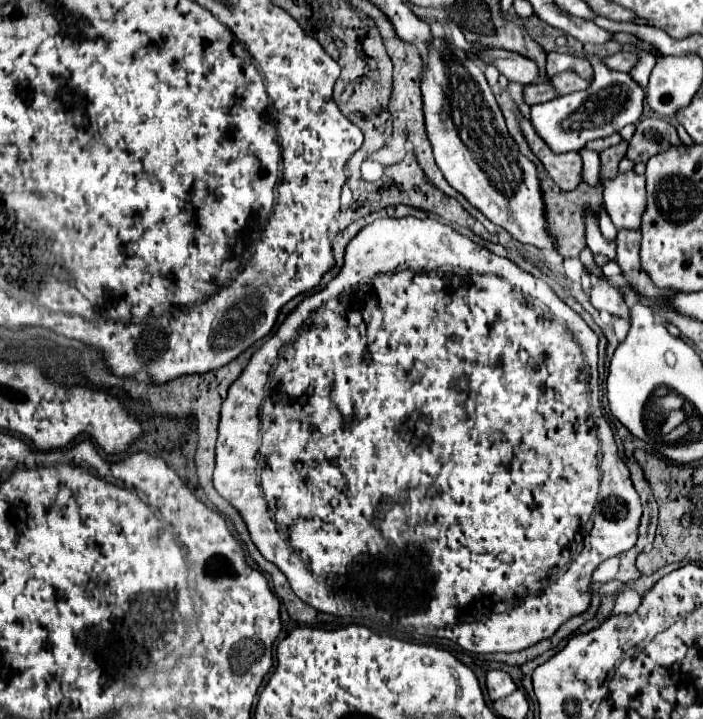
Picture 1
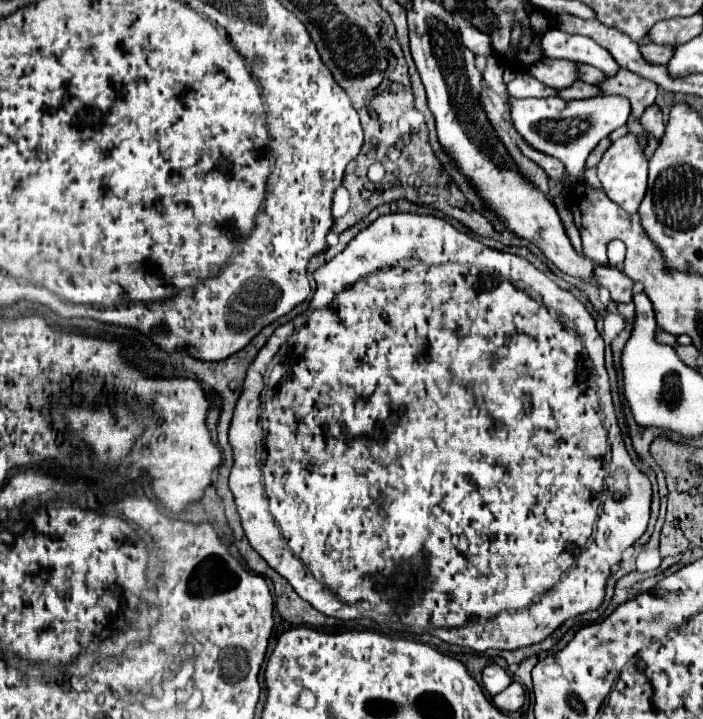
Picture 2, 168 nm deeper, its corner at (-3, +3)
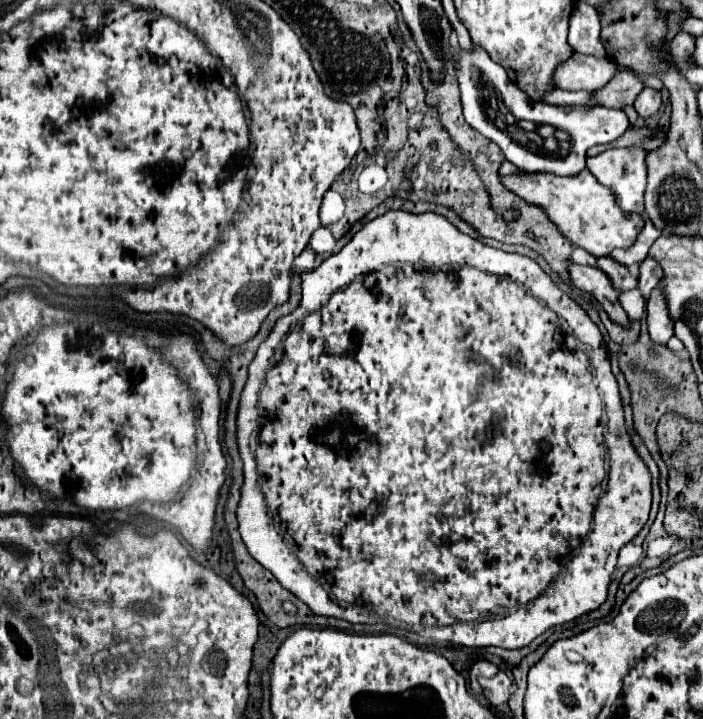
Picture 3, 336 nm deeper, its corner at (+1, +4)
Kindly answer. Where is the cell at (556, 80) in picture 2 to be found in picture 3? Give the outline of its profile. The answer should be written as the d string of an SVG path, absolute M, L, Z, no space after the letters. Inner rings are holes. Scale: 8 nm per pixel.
M574 53L554 71L554 85L568 91L596 91L616 75L612 59L596 59L592 55Z

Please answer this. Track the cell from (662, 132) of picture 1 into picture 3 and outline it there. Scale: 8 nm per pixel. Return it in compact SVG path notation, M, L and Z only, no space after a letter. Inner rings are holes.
M646 87L646 89L636 97L636 101L634 101L634 109L638 111L638 115L640 115L642 119L652 117L652 115L660 109L660 105L662 105L662 95L660 95L660 91L648 89L648 87Z

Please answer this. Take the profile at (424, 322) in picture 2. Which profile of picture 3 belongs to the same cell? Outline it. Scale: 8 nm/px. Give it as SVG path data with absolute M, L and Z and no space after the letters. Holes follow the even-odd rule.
M386 211L386 213L384 213L384 215L380 215L380 217L376 217L376 219L374 219L374 221L370 221L370 223L366 223L366 225L364 225L364 227L362 227L362 229L360 229L360 231L358 231L358 233L356 233L356 235L354 235L354 237L352 237L352 241L350 241L350 243L348 243L348 245L346 245L346 247L344 247L344 249L342 249L342 251L340 251L340 253L334 253L334 255L330 255L330 257L328 257L328 259L326 259L326 261L324 261L324 263L322 263L322 265L320 265L320 267L316 267L316 269L312 269L312 271L306 271L306 273L302 273L302 303L300 303L300 307L298 307L298 309L296 309L296 311L294 311L294 313L290 313L290 315L288 315L288 317L284 317L284 319L280 319L280 321L278 321L278 323L276 323L276 325L274 325L274 329L272 329L272 331L270 331L270 335L268 335L268 339L266 339L266 341L264 341L264 343L262 343L262 345L260 345L260 347L258 347L258 353L256 353L256 357L254 357L254 359L252 359L252 363L250 363L250 365L249 365L249 367L248 367L248 381L246 381L246 385L244 385L244 391L242 391L242 395L240 395L240 407L238 407L238 419L236 419L236 441L238 441L238 451L240 451L240 457L242 457L242 463L244 463L244 483L242 483L242 487L240 487L240 505L238 505L238 511L236 511L236 517L238 517L238 531L240 531L240 535L242 535L242 541L244 541L244 543L246 543L246 547L248 547L248 551L250 551L250 555L252 555L252 557L254 557L254 559L256 559L256 561L258 561L258 563L260 563L260 565L262 565L262 567L266 567L266 569L268 569L268 571L270 571L270 573L272 573L272 575L274 575L274 577L276 577L276 579L278 579L278 581L280 581L280 585L282 585L282 587L284 587L284 589L288 589L288 591L290 591L290 593L294 593L294 595L296 595L296 597L298 597L298 599L302 599L302 601L304 601L304 603L306 603L306 605L308 605L308 607L310 607L310 609L312 609L312 611L314 611L314 613L316 613L316 615L324 615L324 617L336 617L336 619L344 619L344 621L350 621L350 623L363 623L363 624L375 624L375 623L378 623L378 622L384 622L384 623L387 623L387 624L393 624L393 623L394 623L394 628L395 628L395 629L402 629L402 630L404 630L404 629L405 629L405 630L406 630L406 631L412 631L412 632L415 632L415 633L417 633L417 634L419 634L419 635L422 635L422 636L425 636L425 637L432 637L432 639L438 639L438 641L450 641L450 643L454 643L454 645L464 645L464 647L488 647L488 645L494 645L494 647L504 647L504 649L518 649L518 647L526 647L526 645L528 645L528 643L532 643L532 641L534 641L534 639L536 639L536 637L538 637L538 635L542 635L542 633L544 633L544 631L546 631L546 629L550 629L550 627L554 627L554 625L562 625L562 623L568 623L568 621L572 621L572 619L576 619L576 617L580 617L580 615L584 615L584 613L590 613L590 611L594 611L594 609L598 609L598 607L600 607L600 605L602 605L602 603L604 603L604 601L606 601L606 595L608 595L608 585L610 585L610 573L612 573L612 571L614 571L614 567L616 567L616 559L618 559L618 551L620 551L620 547L622 547L622 545L626 545L626 543L628 543L628 541L630 541L630 539L634 539L634 537L636 537L636 535L638 535L638 531L640 531L640 529L642 529L642 527L644 527L644 523L646 523L646 521L648 521L648 513L650 513L650 501L652 501L652 493L650 493L650 473L648 473L648 467L646 467L646 465L644 465L644 463L642 463L642 459L640 459L640 457L638 457L638 455L636 455L636 451L634 451L634 447L632 447L632 443L630 443L630 435L628 435L628 431L626 431L626 425L624 425L624 413L622 413L622 402L621 402L621 397L620 397L620 393L619 393L619 387L618 387L618 383L617 383L617 381L616 381L616 378L615 378L615 376L614 376L614 375L613 375L613 373L612 373L612 371L610 371L610 361L608 361L608 351L606 351L606 347L604 347L604 339L602 339L602 335L600 335L600 329L598 329L598 327L596 327L596 323L594 323L594 321L592 321L592 319L590 319L590 317L588 317L588 313L586 313L586 311L584 311L584 309L582 309L582 307L580 307L580 305L578 305L578 303L576 303L576 301L574 301L574 299L572 299L572 297L568 297L568 295L566 295L566 293L564 293L564 291L560 291L560 289L558 289L558 287L556 287L556 285L554 285L554 283L552 283L552 279L550 279L550 277L548 277L548 275L546 275L546 273L544 273L544 271L542 271L542 269L540 269L540 267L538 267L538 265L536 265L536 263L534 263L534 261L532 261L532 259L528 259L528 257L524 257L524 255L518 255L518 253L506 253L506 251L502 251L502 249L494 249L494 247L488 247L488 245L484 245L484 243L480 243L480 241L478 241L478 239L472 239L472 237L470 237L470 235L464 235L464 233L460 233L460 231L458 231L458 229L456 229L456 227L454 227L454 225L452 225L452 223L450 223L450 221L448 221L448 219L446 219L446 217L442 217L442 215L436 215L436 213L420 213L420 215L414 215L414 213L408 213L408 211ZM382 266L384 266L384 267L382 267ZM440 267L442 267L442 269L440 269ZM476 267L480 267L480 269L482 269L482 271L480 271L480 269L476 269ZM376 269L380 269L380 271L376 271ZM488 271L492 271L492 273L494 273L494 275L492 275L492 273L488 273ZM366 273L372 273L372 275L366 275ZM504 275L508 275L508 277L510 277L510 279L504 279ZM356 277L360 277L360 279L356 279ZM354 279L356 279L356 283L352 283L352 281L354 281ZM512 279L514 279L514 281L518 281L518 283L512 283ZM520 283L522 283L522 285L524 285L524 287L520 287ZM526 287L528 287L528 289L526 289ZM534 295L536 295L536 297L534 297ZM540 301L544 301L544 303L546 303L546 305L548 305L548 307L550 307L550 309L552 309L552 311L548 311L548 307L544 307L544 303L540 303ZM554 311L556 311L556 313L554 313ZM302 315L306 315L306 317L304 317L304 319L302 319ZM556 315L558 315L558 317L560 317L560 319L556 319ZM564 321L566 321L566 323L564 323ZM568 325L570 325L570 327L572 327L572 329L570 329L570 327L568 327ZM292 327L294 327L294 329L292 329ZM288 331L290 331L290 333L288 333ZM572 333L574 333L574 335L576 335L576 337L574 337L574 335L572 335ZM284 335L286 335L286 337L284 337ZM280 339L282 339L282 341L280 341ZM576 339L578 339L578 341L580 341L580 343L582 343L582 345L584 345L584 351L586 351L586 355L588 355L588 357L586 357L586 355L584 355L584 351L580 351L580 343L576 343ZM278 343L280 343L280 347L278 347ZM274 349L276 349L276 351L274 351ZM272 351L274 351L274 355L272 355ZM270 359L272 359L272 363L270 363ZM268 363L270 363L270 367L268 367ZM266 371L268 371L268 375L266 375ZM260 383L262 383L262 387L260 387ZM258 393L259 393L259 399L258 399ZM256 399L258 399L258 405L256 405ZM256 409L258 409L258 413L256 413ZM254 455L256 455L256 457L254 457ZM257 471L258 471L258 472L257 472ZM258 475L260 475L260 479L262 479L262 481L264 481L264 493L262 493L262 491L260 491L260 485L258 485ZM602 482L603 482L603 483L602 483ZM598 497L600 497L600 499L598 499ZM266 499L268 499L268 505L266 505ZM596 501L598 501L598 505L596 505ZM594 507L596 507L596 511L594 511ZM592 513L594 513L594 521L592 521ZM272 519L274 519L274 523L276 523L276 525L274 525L274 523L272 523ZM590 523L592 523L592 527L590 527ZM278 527L280 527L280 533L282 533L282 535L284 535L284 537L282 537L282 541L278 541ZM588 529L590 529L590 535L588 535L588 539L586 539L586 543L584 543L584 545L582 545L582 541L584 541L584 537L586 537L586 533L588 533ZM284 541L286 541L286 543L288 543L288 545L286 545L286 543L284 543ZM580 545L582 545L582 549L580 549ZM288 547L290 547L290 549L292 549L292 551L288 551ZM576 551L580 551L580 553L578 553L578 555L576 555ZM292 553L294 553L294 555L292 555ZM574 555L576 555L576 557L574 557ZM296 557L298 557L298 559L300 559L300 561L298 561L298 559L296 559ZM572 557L574 557L574 559L572 559ZM570 559L572 559L572 561L570 561ZM566 561L570 561L570 565L568 565L568 569L564 569L564 571L562 571L562 573L560 573L560 569L562 569L562 565L564 565L564 563L566 563ZM300 563L302 563L302 567L300 567ZM594 567L596 567L596 569L594 569ZM598 567L604 567L604 569L598 569ZM304 569L306 569L306 571L308 571L308 573L306 573L306 571L304 571ZM420 573L430 573L430 575L420 575ZM558 573L560 573L560 575L558 575ZM310 575L312 575L312 577L310 577ZM556 575L558 575L558 577L556 577ZM552 579L556 579L556 581L554 581L554 583L552 583ZM316 581L318 581L318 583L316 583ZM548 583L552 583L552 585L550 585L550 587L548 587ZM320 585L322 585L322 587L320 587ZM546 587L548 587L548 591L547 591L547 589L546 589ZM324 589L326 589L326 591L328 591L328 593L330 593L330 595L332 595L332 599L336 599L336 601L338 601L338 603L340 603L340 605L338 605L338 603L334 603L334 601L332 601L332 599L330 599L330 595L328 595L328 593L326 593L326 591L324 591ZM538 595L540 595L540 596L539 596L539 597L538 597ZM536 597L537 597L537 598L536 598ZM532 599L536 599L536 601L532 601ZM528 601L530 601L530 603L528 603ZM524 603L526 603L526 605L524 605ZM348 605L356 605L356 607L348 607ZM522 605L524 605L524 607L522 607ZM344 607L346 607L346 609L344 609ZM360 607L368 607L368 611L372 611L372 613L368 613L368 611L364 611L364 613L362 613L362 609L360 609ZM512 609L516 609L516 611L512 611ZM506 611L508 611L508 613L506 613ZM504 613L506 613L506 615L504 615ZM486 617L488 617L488 619L485 619L485 618L486 618ZM471 622L476 622L476 623L471 623ZM436 626L448 626L448 627L436 627Z

